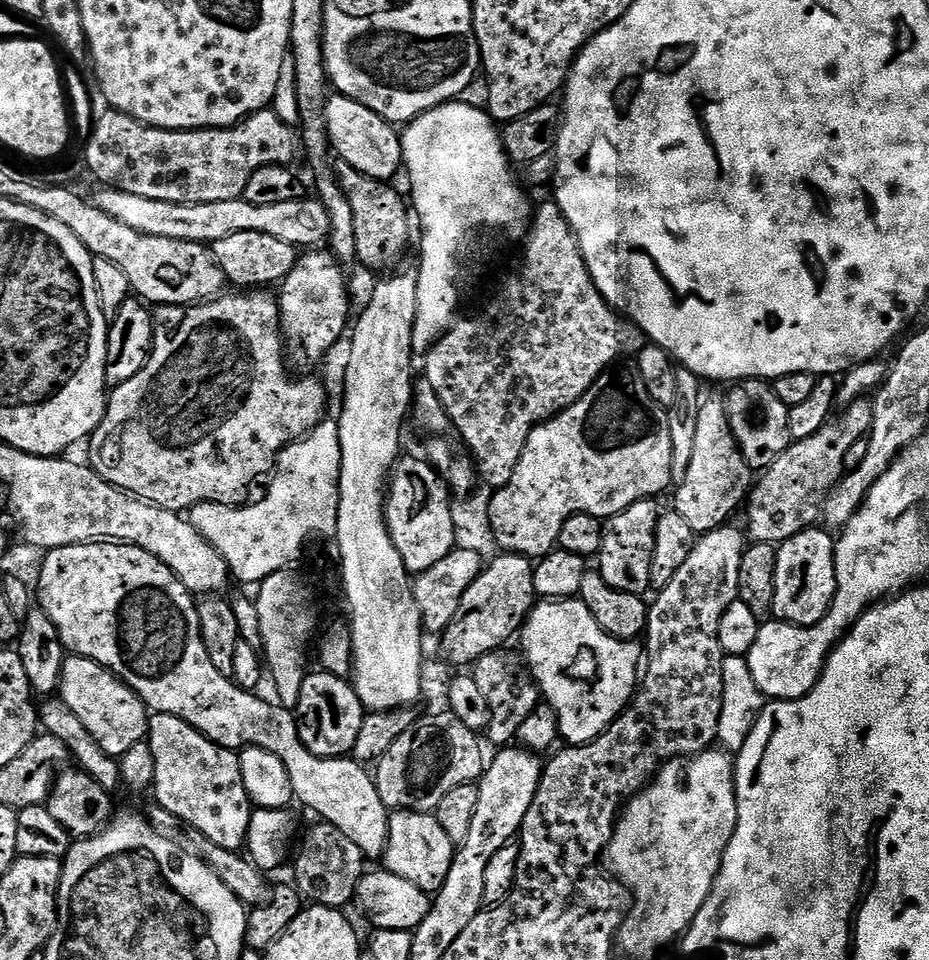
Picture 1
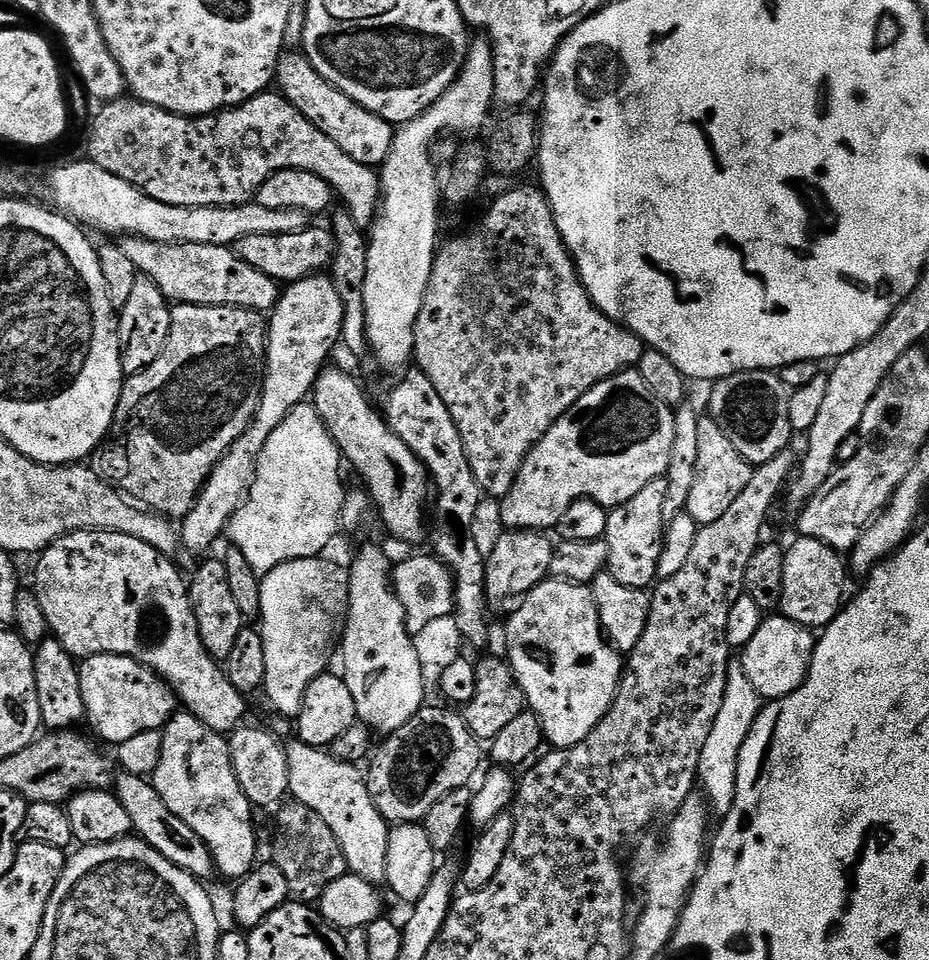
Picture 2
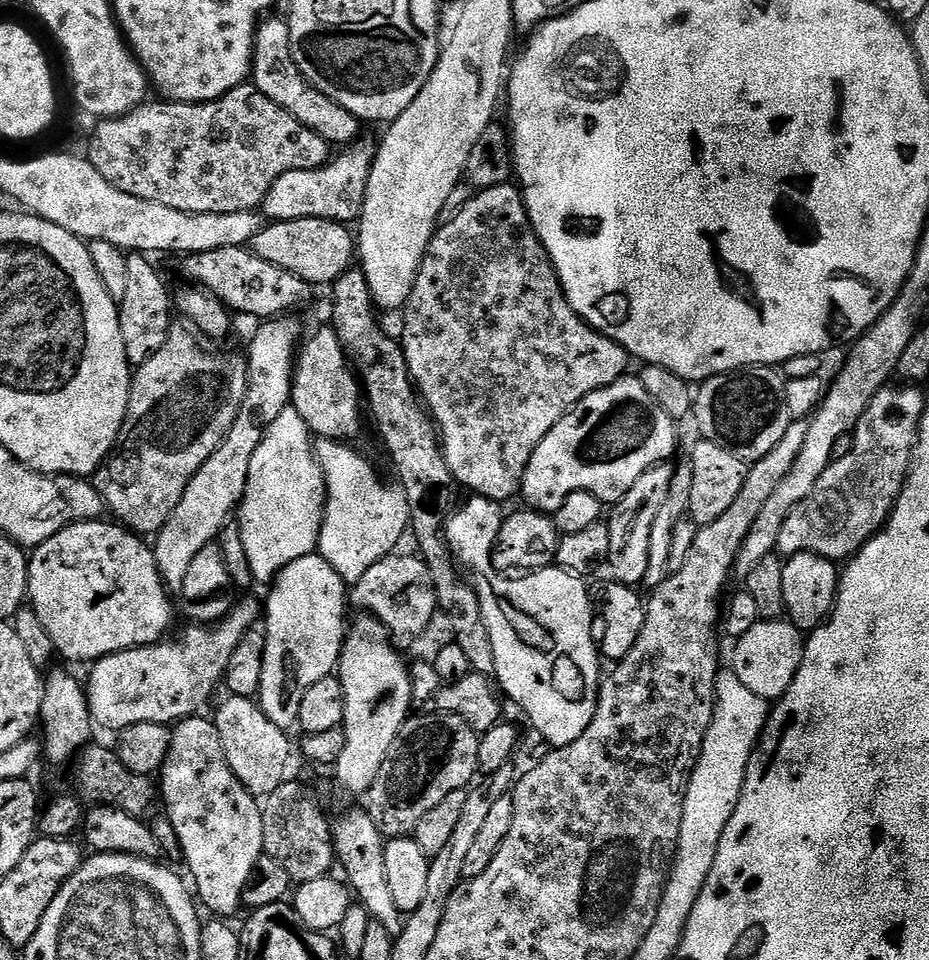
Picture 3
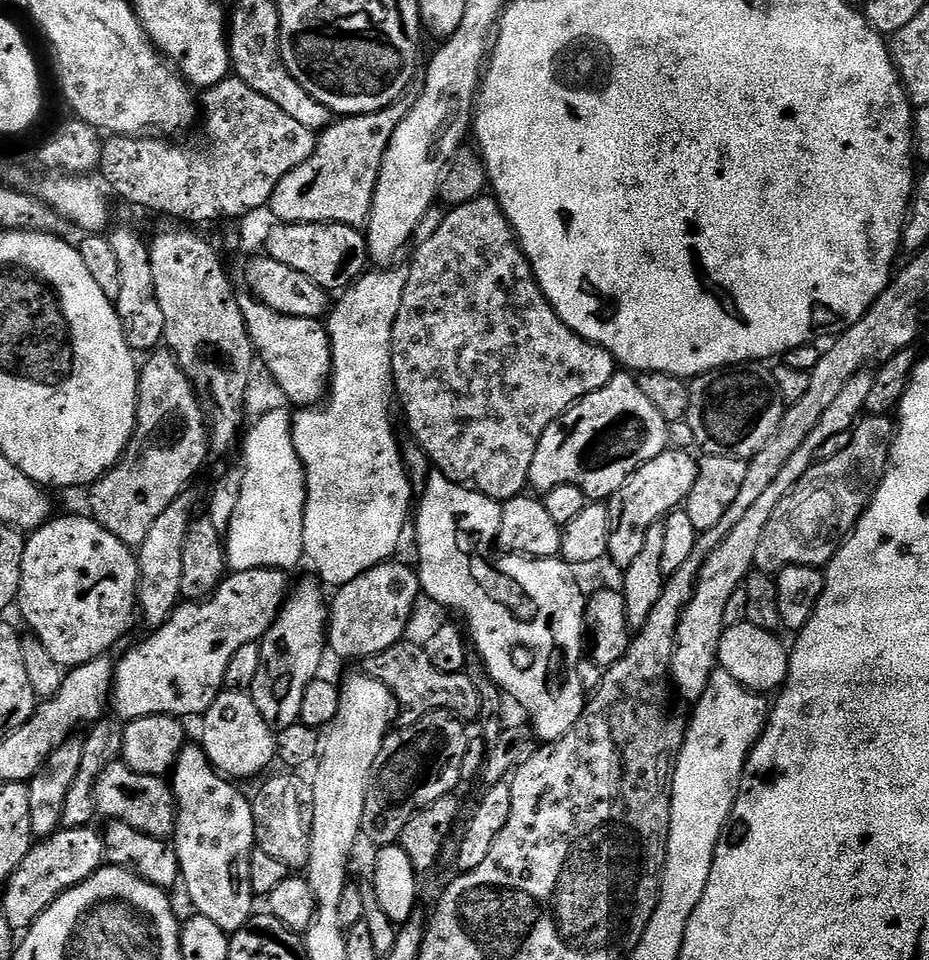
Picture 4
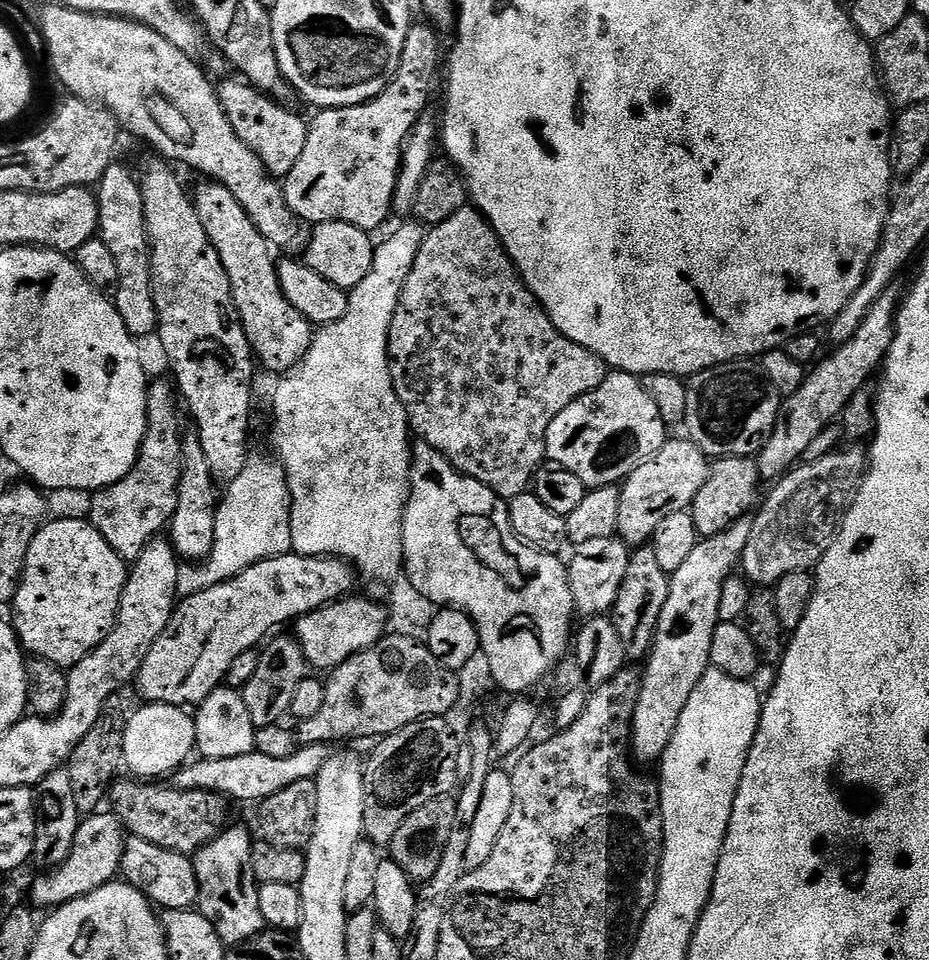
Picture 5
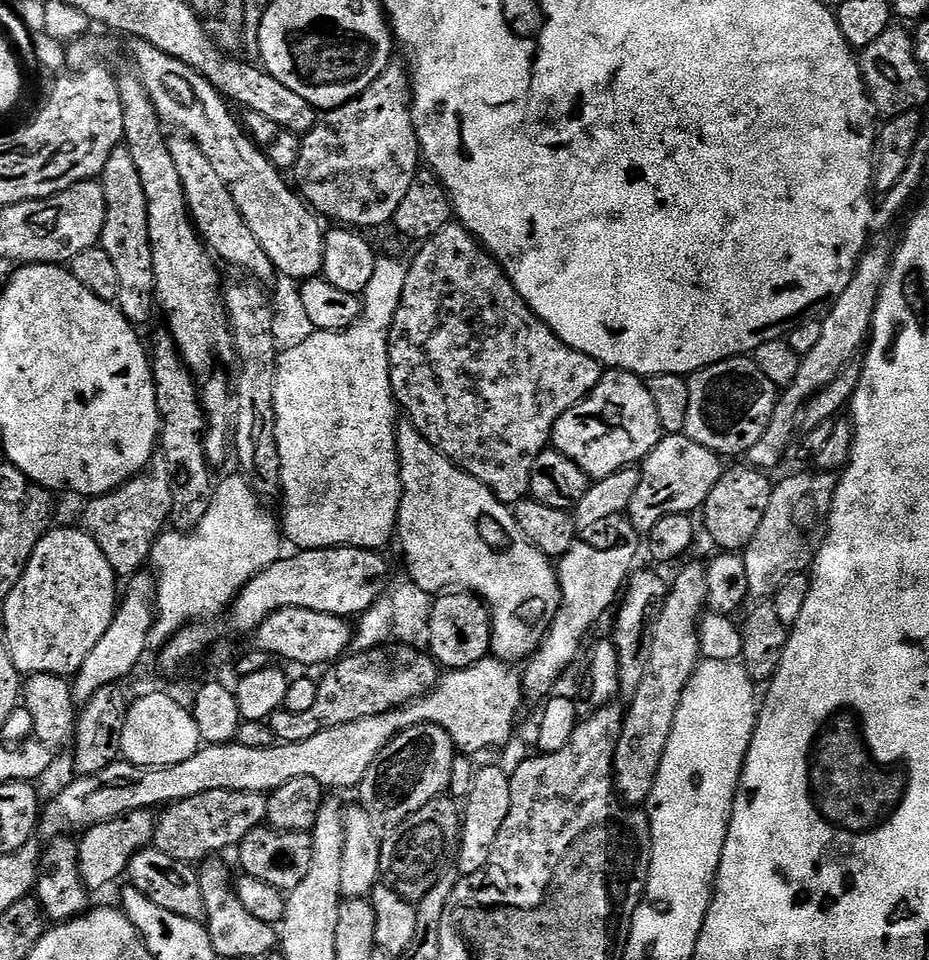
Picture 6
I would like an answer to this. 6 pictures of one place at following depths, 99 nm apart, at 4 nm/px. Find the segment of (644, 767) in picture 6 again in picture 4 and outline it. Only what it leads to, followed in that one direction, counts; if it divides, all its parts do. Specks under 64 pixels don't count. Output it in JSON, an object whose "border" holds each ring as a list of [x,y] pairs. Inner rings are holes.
{"border":[[[865,370],[857,376],[852,376],[850,382],[842,386],[838,398],[834,398],[833,404],[826,409],[826,414],[818,418],[818,426],[810,430],[810,438],[806,438],[806,442],[802,442],[802,446],[794,450],[793,456],[786,461],[786,466],[782,466],[778,478],[774,478],[773,484],[751,504],[749,512],[739,520],[738,526],[734,526],[734,530],[730,530],[730,534],[726,534],[722,543],[705,558],[700,577],[696,579],[692,601],[680,619],[676,631],[676,653],[672,655],[670,680],[675,691],[676,688],[680,691],[682,699],[689,702],[700,700],[708,685],[708,679],[713,672],[717,671],[716,651],[726,627],[727,603],[756,568],[758,542],[762,542],[762,530],[766,530],[766,522],[770,522],[770,514],[774,514],[774,506],[778,506],[778,502],[782,502],[782,498],[786,498],[790,490],[794,490],[794,486],[803,478],[806,470],[810,470],[813,464],[817,463],[816,451],[818,446],[822,446],[822,442],[834,438],[834,434],[852,431],[864,412],[872,377],[873,373]]]}

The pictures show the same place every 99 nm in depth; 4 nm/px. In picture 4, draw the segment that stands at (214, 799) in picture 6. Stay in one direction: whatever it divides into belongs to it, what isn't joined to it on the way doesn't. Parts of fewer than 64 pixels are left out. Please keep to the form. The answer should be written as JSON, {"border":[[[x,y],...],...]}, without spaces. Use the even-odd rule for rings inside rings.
{"border":[[[110,762],[96,779],[96,810],[101,817],[108,816],[118,822],[126,822],[126,826],[134,826],[142,834],[157,836],[159,840],[168,840],[176,831],[178,819],[178,805],[176,795],[172,793],[171,783],[164,780],[160,774],[153,774],[148,770],[137,770],[123,762]]]}

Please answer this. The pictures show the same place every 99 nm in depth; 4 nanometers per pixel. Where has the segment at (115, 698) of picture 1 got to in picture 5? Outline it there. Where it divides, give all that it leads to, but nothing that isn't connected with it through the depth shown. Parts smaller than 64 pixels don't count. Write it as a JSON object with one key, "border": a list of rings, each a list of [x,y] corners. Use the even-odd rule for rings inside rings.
{"border":[[[289,554],[258,562],[226,582],[195,592],[193,596],[183,597],[172,611],[170,626],[166,626],[158,642],[150,646],[136,673],[134,688],[145,696],[143,699],[149,704],[199,706],[214,689],[227,681],[230,662],[234,662],[238,654],[246,654],[246,650],[263,645],[277,631],[275,628],[279,624],[284,624],[287,620],[295,622],[314,610],[325,608],[336,600],[343,600],[353,591],[352,583],[355,580],[358,580],[358,576],[353,565],[347,560],[339,560],[337,556]]]}

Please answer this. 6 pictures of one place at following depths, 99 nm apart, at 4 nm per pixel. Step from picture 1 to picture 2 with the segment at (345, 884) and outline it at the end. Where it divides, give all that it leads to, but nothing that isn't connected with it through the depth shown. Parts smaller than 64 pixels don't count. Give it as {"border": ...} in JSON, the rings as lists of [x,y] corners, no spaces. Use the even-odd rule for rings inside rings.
{"border":[[[288,802],[276,814],[276,837],[272,840],[271,859],[286,878],[289,897],[296,902],[319,901],[332,882],[349,875],[342,846],[338,846],[338,838],[334,838],[330,826],[326,826],[326,822],[306,806]]]}

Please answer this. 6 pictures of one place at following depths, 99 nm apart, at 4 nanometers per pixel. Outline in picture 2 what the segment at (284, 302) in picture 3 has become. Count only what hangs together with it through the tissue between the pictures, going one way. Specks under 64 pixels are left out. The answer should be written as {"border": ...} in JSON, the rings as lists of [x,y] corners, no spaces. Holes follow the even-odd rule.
{"border":[[[141,236],[123,237],[119,244],[119,251],[124,252],[130,262],[134,262],[137,273],[150,278],[150,282],[154,282],[154,286],[162,290],[169,302],[199,304],[201,308],[245,308],[257,314],[268,314],[280,300],[282,288],[278,281],[262,274],[262,270],[254,270],[254,266],[249,266],[247,262],[242,262],[231,247],[163,244],[143,240]]]}

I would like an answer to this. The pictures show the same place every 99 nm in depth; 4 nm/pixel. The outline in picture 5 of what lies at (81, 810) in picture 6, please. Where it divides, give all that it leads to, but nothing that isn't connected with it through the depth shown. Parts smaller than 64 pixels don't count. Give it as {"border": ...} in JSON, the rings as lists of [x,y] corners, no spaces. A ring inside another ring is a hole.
{"border":[[[305,744],[297,747],[295,751],[286,758],[270,758],[258,751],[250,754],[242,754],[236,758],[203,758],[193,759],[191,762],[179,767],[174,773],[175,787],[182,790],[206,790],[216,792],[229,801],[253,800],[259,802],[278,794],[278,790],[286,790],[286,786],[294,786],[294,782],[303,780],[315,780],[316,775],[322,770],[322,766],[328,761],[330,748],[327,744]]]}

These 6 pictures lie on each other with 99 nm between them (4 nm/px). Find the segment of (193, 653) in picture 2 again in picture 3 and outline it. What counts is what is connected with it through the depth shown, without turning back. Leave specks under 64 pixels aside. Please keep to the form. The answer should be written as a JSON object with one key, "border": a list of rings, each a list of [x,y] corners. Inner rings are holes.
{"border":[[[103,519],[83,520],[77,524],[68,524],[54,538],[46,538],[31,553],[28,562],[28,595],[30,606],[38,614],[42,621],[42,626],[46,626],[46,634],[50,634],[52,647],[57,653],[60,652],[68,660],[88,660],[95,662],[101,660],[103,656],[109,656],[115,652],[125,652],[127,648],[146,648],[150,644],[159,644],[169,635],[168,627],[172,624],[172,600],[169,589],[166,587],[160,571],[156,565],[156,554],[151,547],[143,544],[141,537],[137,533],[121,526],[119,523],[104,524]]]}

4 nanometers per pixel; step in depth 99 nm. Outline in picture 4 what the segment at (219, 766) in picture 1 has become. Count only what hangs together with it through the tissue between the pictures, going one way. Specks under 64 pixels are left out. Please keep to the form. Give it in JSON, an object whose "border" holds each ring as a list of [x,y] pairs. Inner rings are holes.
{"border":[[[196,742],[180,752],[172,774],[172,793],[179,808],[174,847],[180,862],[182,888],[188,891],[199,915],[210,918],[223,932],[237,932],[254,915],[250,858],[257,846],[251,799],[244,797],[229,777],[217,772]]]}

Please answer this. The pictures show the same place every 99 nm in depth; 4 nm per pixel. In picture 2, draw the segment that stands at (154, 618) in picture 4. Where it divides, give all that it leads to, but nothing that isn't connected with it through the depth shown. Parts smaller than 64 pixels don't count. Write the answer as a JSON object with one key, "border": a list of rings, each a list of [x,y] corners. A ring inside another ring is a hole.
{"border":[[[324,274],[307,276],[281,291],[279,302],[267,317],[268,373],[260,388],[260,405],[256,413],[251,413],[248,429],[214,466],[194,506],[183,516],[178,528],[183,551],[204,552],[215,546],[219,536],[225,535],[229,520],[247,500],[248,492],[254,486],[260,455],[269,447],[274,430],[282,426],[289,410],[311,397],[317,378],[331,361],[328,359],[332,356],[332,347],[337,347],[342,334],[343,309],[334,282]]]}

